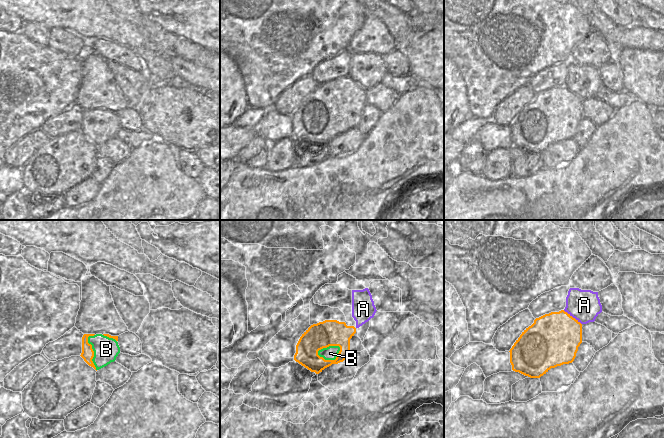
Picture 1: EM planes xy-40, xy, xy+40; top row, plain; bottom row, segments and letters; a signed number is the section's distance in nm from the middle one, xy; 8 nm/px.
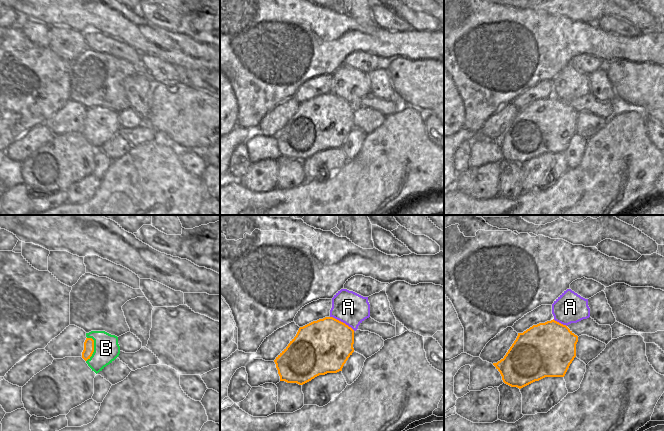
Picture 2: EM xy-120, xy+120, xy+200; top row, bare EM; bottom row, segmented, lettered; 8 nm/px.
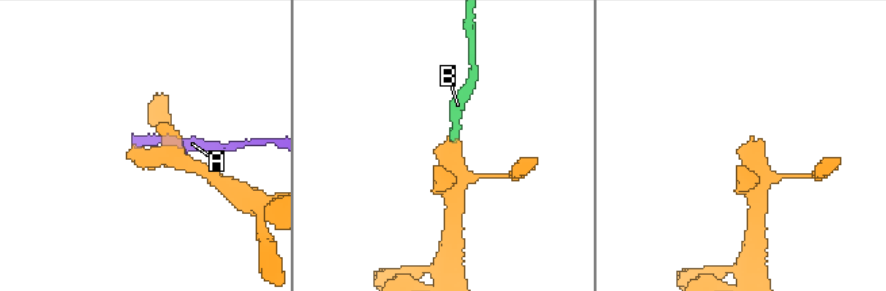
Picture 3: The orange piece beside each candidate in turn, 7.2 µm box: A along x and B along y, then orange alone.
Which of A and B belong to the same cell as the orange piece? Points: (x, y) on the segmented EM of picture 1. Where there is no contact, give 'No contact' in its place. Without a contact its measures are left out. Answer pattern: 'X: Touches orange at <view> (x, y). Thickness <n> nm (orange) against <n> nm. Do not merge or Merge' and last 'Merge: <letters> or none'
A: Touches orange at xy+40 (571, 316). Thickness 420 nm (orange) against 260 nm. Do not merge
B: Touches orange at xy (327, 346). Thickness 200 nm (orange) against 110 nm. Do not merge
Merge: none

